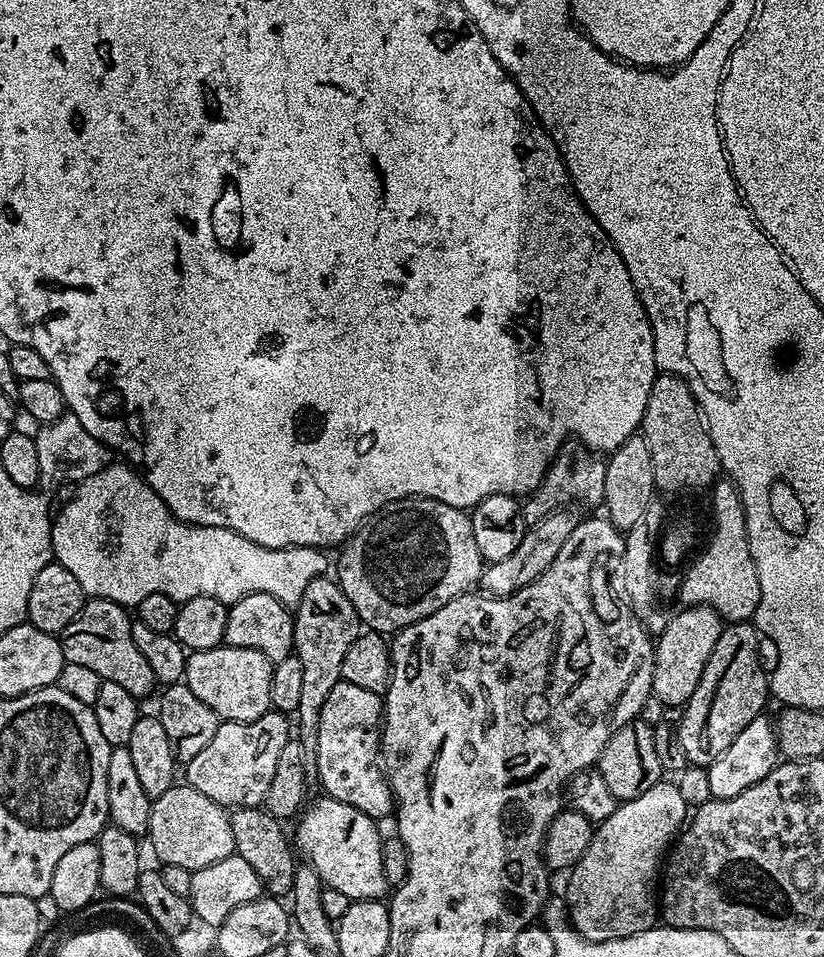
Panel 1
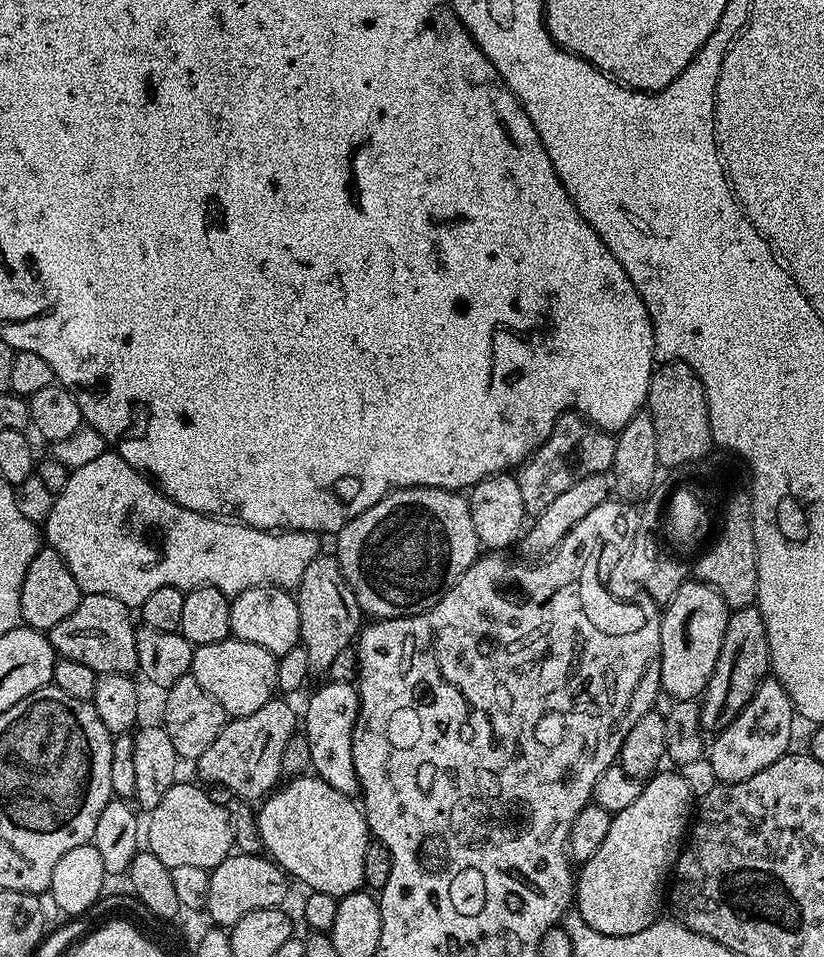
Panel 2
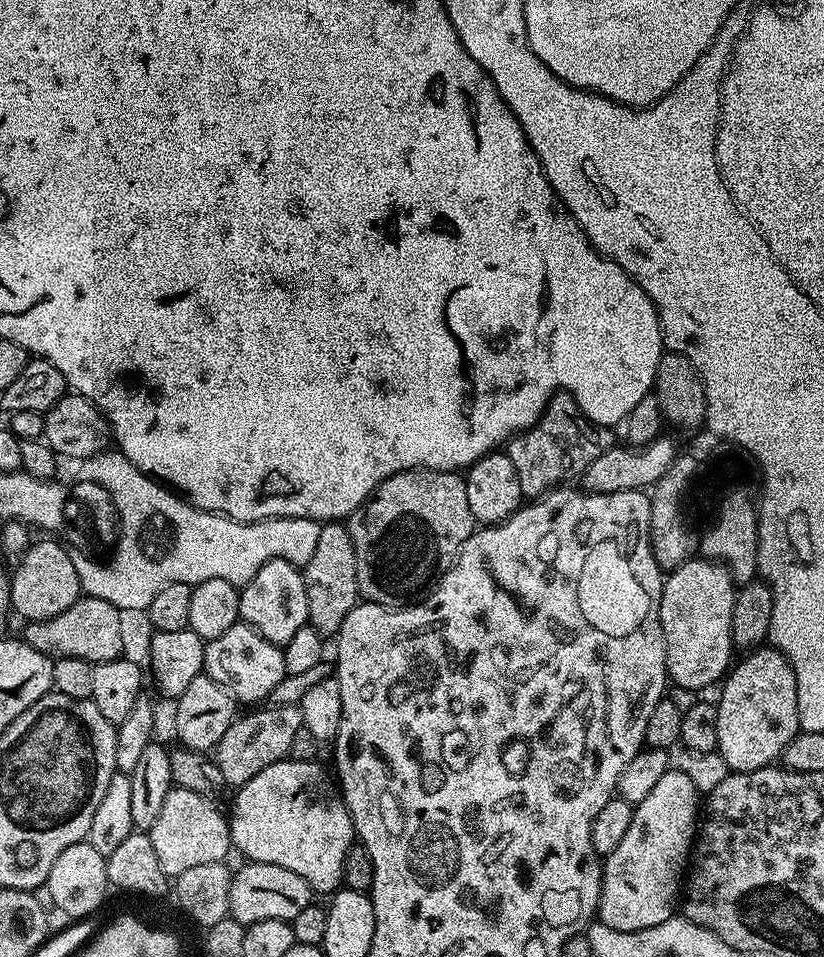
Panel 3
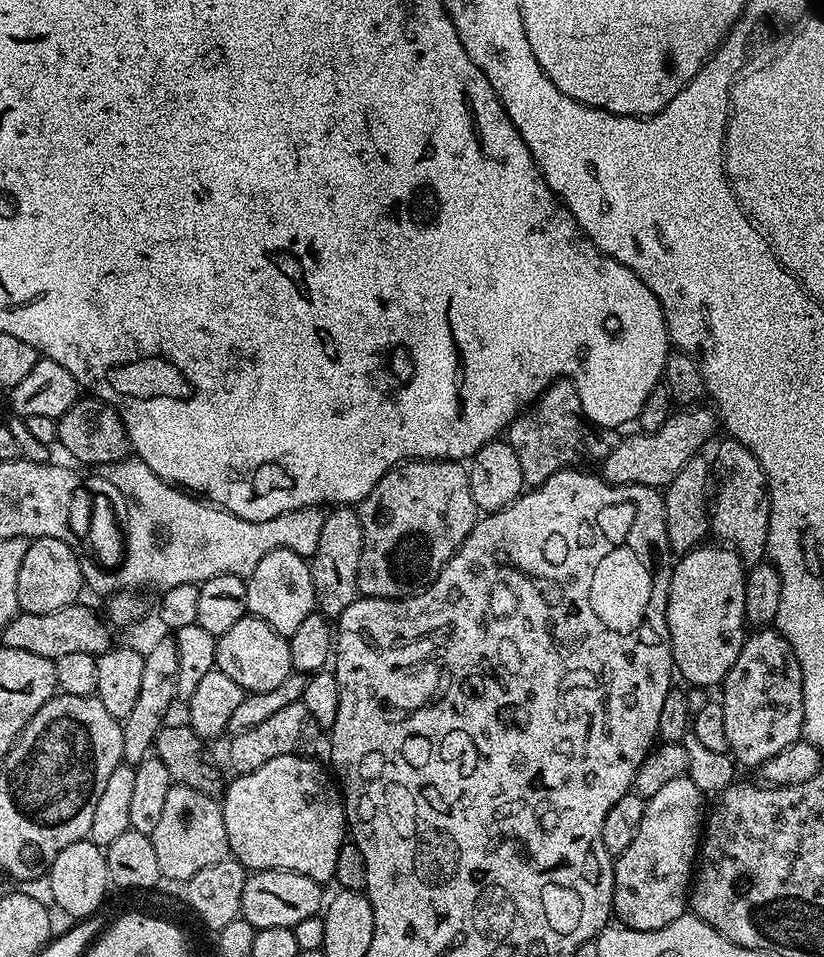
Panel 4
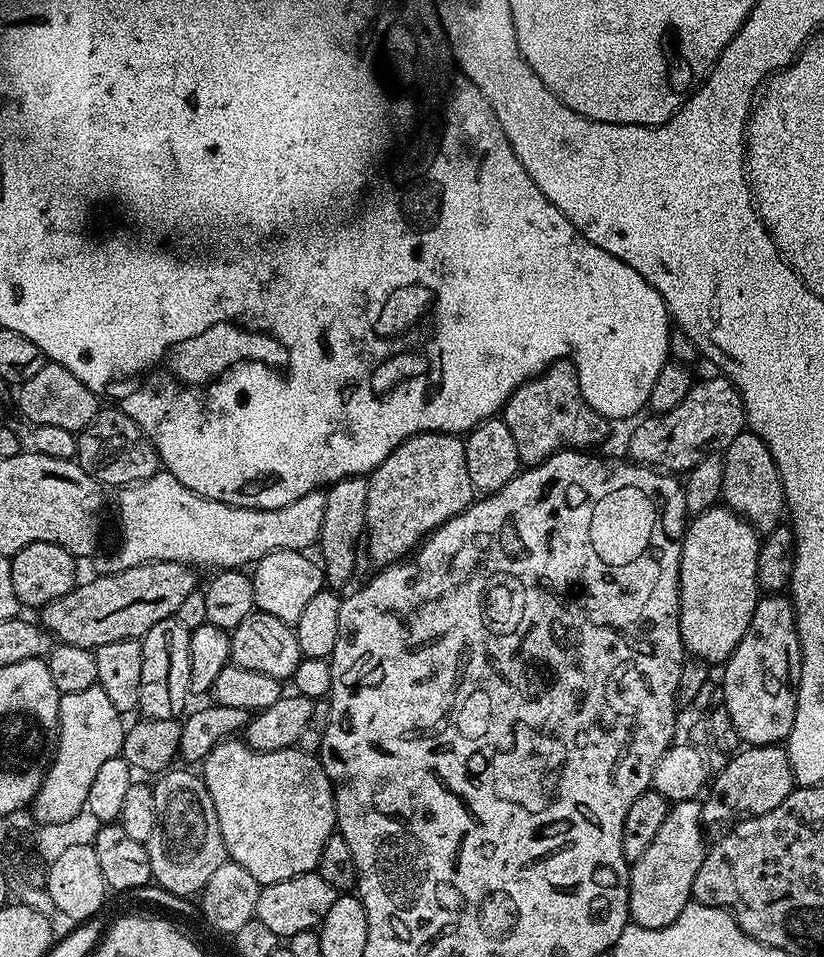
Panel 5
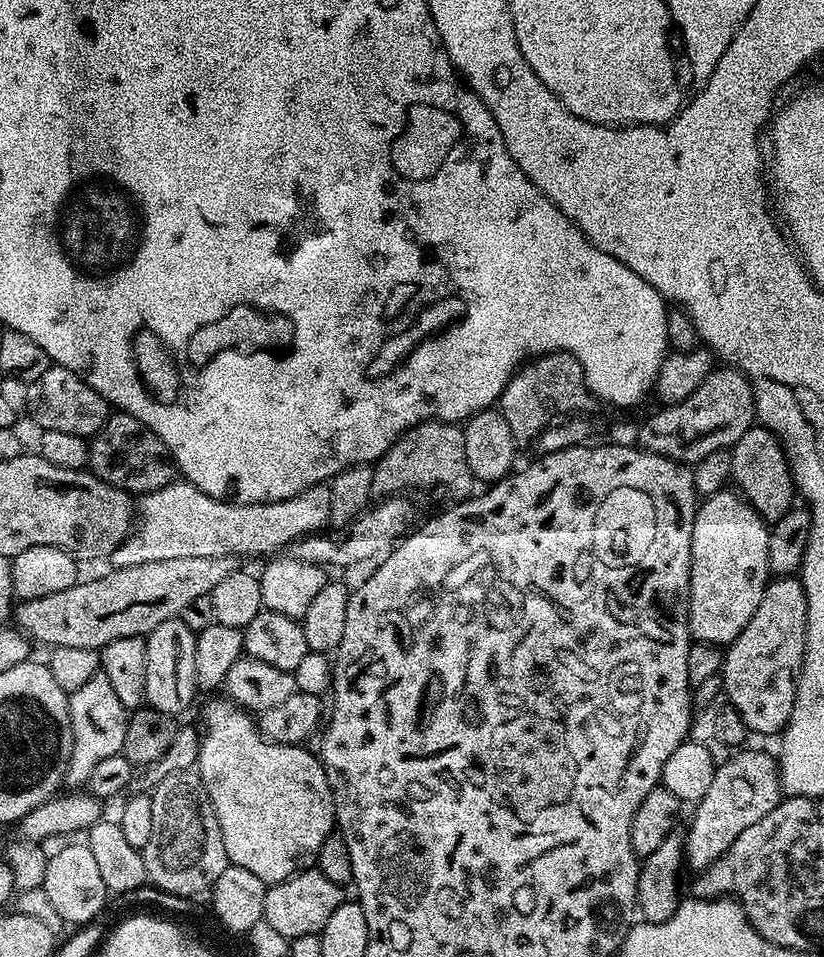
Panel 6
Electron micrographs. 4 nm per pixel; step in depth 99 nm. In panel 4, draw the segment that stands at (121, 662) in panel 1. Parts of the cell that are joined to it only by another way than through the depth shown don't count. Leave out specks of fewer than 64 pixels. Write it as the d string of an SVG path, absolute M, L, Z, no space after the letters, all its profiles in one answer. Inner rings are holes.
M80 607L63 608L50 614L20 612L2 629L3 647L26 650L53 662L62 658L62 654L90 654L97 657L101 652L107 652L110 647L107 632Z

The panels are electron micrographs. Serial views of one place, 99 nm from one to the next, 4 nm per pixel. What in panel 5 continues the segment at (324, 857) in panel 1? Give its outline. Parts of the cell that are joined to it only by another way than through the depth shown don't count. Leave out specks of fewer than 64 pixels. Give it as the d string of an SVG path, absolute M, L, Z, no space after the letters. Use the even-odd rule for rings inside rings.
M243 742L230 743L217 743L209 752L202 764L202 779L214 802L224 851L231 863L245 868L262 886L317 871L322 850L337 831L336 793L324 765L315 755L302 752L298 747L277 752L254 752Z

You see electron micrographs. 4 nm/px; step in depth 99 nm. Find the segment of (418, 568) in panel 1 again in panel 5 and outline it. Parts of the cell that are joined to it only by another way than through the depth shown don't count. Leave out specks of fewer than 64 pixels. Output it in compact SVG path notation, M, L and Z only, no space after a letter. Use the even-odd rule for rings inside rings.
M420 432L397 446L367 477L366 494L366 548L368 556L380 566L396 566L411 557L426 540L459 512L465 512L473 503L474 489L470 470L466 470L464 440L459 435L444 432Z

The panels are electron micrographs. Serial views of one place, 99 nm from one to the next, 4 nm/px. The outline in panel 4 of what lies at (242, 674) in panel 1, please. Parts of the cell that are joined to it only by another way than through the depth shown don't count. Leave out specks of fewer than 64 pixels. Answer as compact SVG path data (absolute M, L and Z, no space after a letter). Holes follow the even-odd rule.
M249 614L238 618L238 622L234 622L234 626L230 626L230 630L216 641L215 671L238 682L245 693L274 690L294 672L288 637L278 634L278 630L257 616Z

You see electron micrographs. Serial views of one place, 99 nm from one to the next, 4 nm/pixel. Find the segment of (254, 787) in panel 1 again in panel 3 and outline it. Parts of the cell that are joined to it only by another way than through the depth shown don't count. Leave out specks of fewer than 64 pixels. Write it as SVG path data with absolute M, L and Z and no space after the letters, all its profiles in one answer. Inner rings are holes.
M290 704L264 707L249 711L252 712L249 716L241 715L233 719L226 734L222 734L222 738L216 743L214 763L221 771L225 785L246 784L271 764L276 764L287 757L294 734L302 725L300 709ZM260 710L261 712L256 712Z

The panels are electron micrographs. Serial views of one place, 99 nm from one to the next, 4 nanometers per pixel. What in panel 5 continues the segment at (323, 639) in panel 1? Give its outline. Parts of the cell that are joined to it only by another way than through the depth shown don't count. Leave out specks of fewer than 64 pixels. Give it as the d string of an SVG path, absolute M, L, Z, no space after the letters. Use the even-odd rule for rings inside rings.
M352 476L349 480L340 480L331 485L326 492L326 515L322 518L322 530L318 541L319 559L327 587L332 590L347 589L352 575L356 572L356 547L361 547L366 532L364 511L368 482L363 476Z

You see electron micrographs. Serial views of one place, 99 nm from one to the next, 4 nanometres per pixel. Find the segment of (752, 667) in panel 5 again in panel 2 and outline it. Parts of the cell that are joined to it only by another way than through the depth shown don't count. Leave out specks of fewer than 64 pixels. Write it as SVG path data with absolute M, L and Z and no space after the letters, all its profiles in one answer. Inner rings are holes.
M765 678L761 680L760 685L754 690L754 694L750 698L750 702L746 702L743 710L733 718L733 720L725 724L723 728L715 733L716 741L711 741L710 747L707 749L706 758L710 762L710 766L714 766L714 774L717 781L722 784L733 784L734 782L746 782L746 778L754 778L754 774L758 774L758 770L766 770L766 766L770 766L774 762L778 762L778 758L789 755L792 744L792 720L794 721L794 709L792 699L788 697L788 691L780 685L780 681L775 678Z

